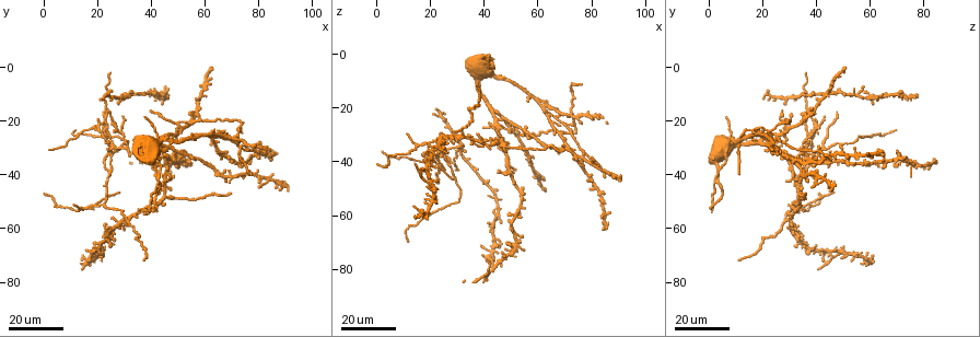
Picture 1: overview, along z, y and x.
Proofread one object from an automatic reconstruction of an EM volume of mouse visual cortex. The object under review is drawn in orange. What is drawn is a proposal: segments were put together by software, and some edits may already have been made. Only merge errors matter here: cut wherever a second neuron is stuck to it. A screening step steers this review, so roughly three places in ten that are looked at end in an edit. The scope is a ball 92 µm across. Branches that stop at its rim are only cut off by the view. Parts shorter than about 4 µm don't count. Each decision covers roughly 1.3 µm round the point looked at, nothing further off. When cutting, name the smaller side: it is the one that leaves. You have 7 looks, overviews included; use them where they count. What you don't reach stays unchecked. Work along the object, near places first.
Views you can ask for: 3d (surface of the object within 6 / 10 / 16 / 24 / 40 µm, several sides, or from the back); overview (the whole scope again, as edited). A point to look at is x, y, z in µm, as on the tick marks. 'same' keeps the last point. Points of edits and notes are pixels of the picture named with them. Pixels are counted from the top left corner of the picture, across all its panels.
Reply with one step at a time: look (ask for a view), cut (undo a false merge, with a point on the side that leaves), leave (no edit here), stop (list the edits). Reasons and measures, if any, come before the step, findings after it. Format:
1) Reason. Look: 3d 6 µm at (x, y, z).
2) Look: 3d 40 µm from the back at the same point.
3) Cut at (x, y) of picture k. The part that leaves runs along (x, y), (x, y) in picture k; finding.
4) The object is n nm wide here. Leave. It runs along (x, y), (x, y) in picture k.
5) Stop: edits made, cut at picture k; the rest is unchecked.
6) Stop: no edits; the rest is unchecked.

Look: 3d 24 µm at (72, 24, 22).

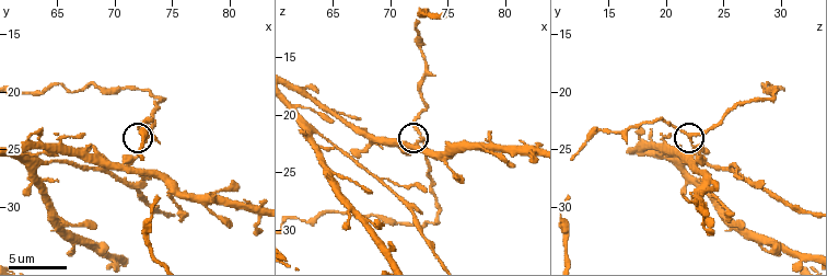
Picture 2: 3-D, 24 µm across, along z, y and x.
Look: 3d 10 µm at (73.0, 23.6, 22.0).

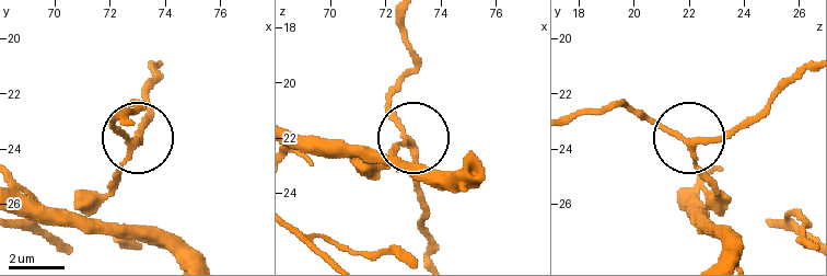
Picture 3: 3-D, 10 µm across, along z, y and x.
3 arms meet here. Leave. It runs along (20, 205), (55, 214), (83, 207), (140, 136), (142, 96) in picture 3; continuous, no second neuron.

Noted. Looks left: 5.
A fork. Look: 3d 10 µm at (63.0, 26.6, 21.4).

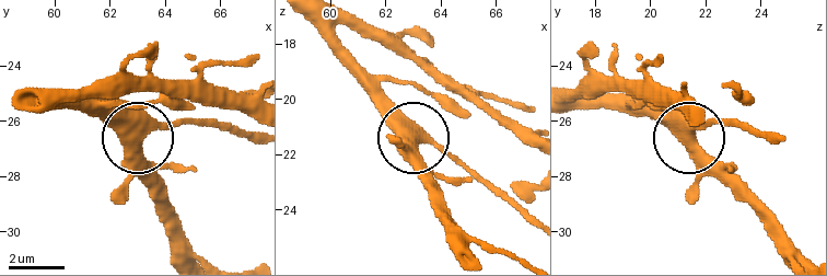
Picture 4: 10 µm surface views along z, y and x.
The object is 400 nm wide here. Leave. One neuron here.

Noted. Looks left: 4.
Small branch off a trunk. Look: 3d 24 µm at (46, 49, 34).

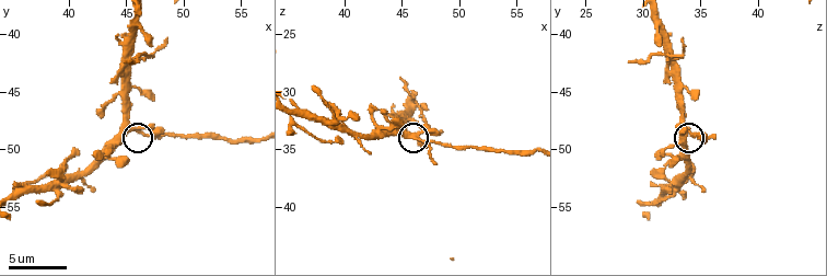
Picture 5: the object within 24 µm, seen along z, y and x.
Look: 3d 6 µm at (45.6, 48.2, 33.8).

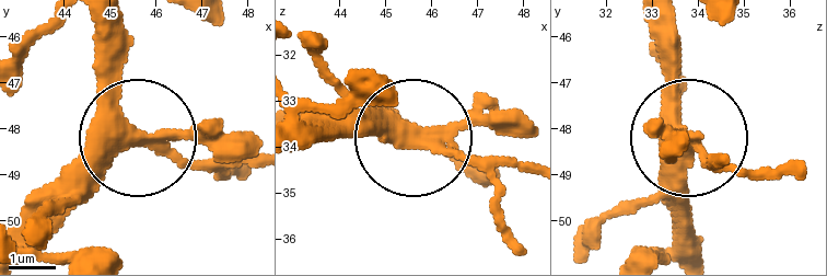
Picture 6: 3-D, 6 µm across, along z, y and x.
The object is 360 nm wide here. Cut at (198, 161) of picture 6. The part that leaves runs along (409, 144), (523, 162) in picture 6; two neurons meet here.

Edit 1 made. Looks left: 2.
Stop: edits made, cut at picture 6; the rest is unchecked.

